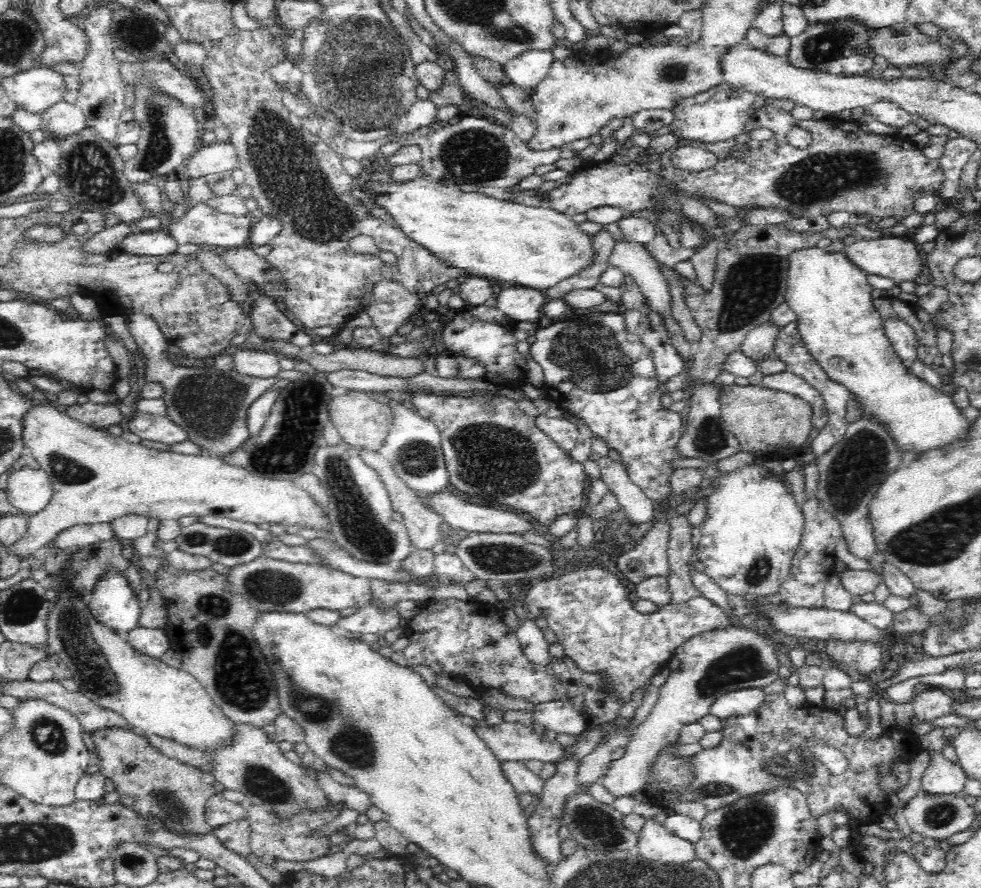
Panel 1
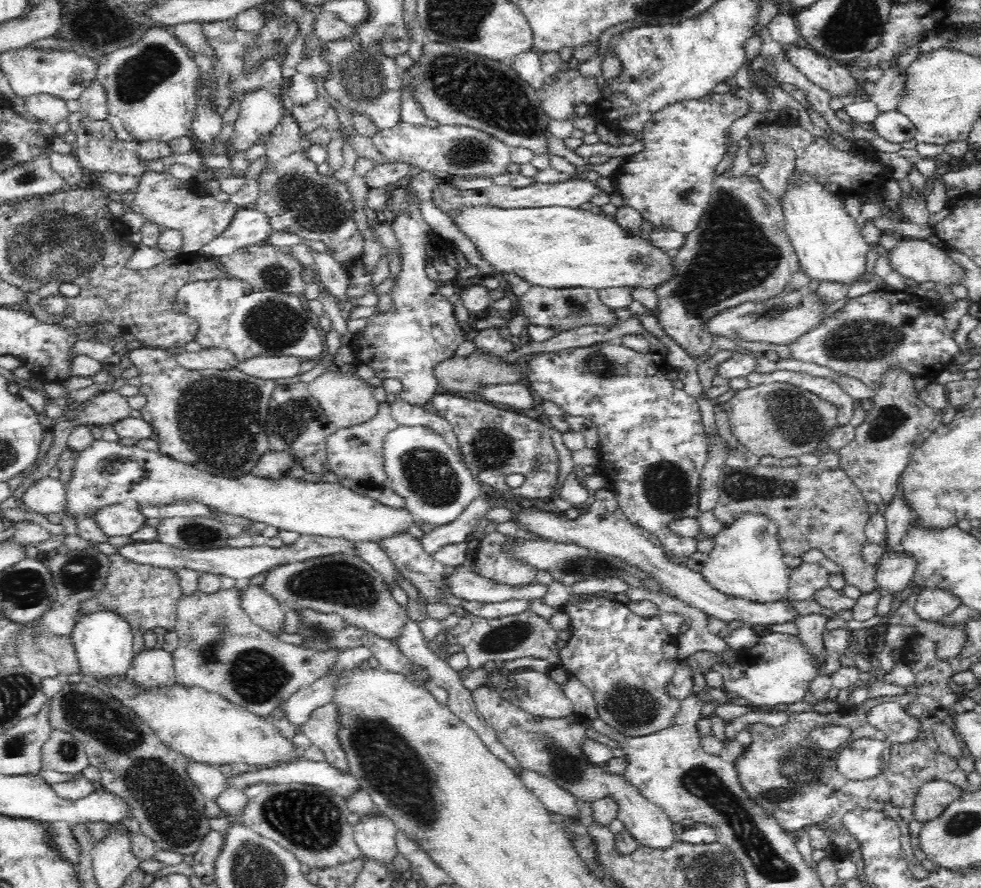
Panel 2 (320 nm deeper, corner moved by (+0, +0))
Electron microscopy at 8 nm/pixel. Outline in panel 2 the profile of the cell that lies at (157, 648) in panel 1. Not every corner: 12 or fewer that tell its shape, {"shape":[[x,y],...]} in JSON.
{"shape":[[144,648],[126,674],[142,689],[175,682],[171,652]]}

